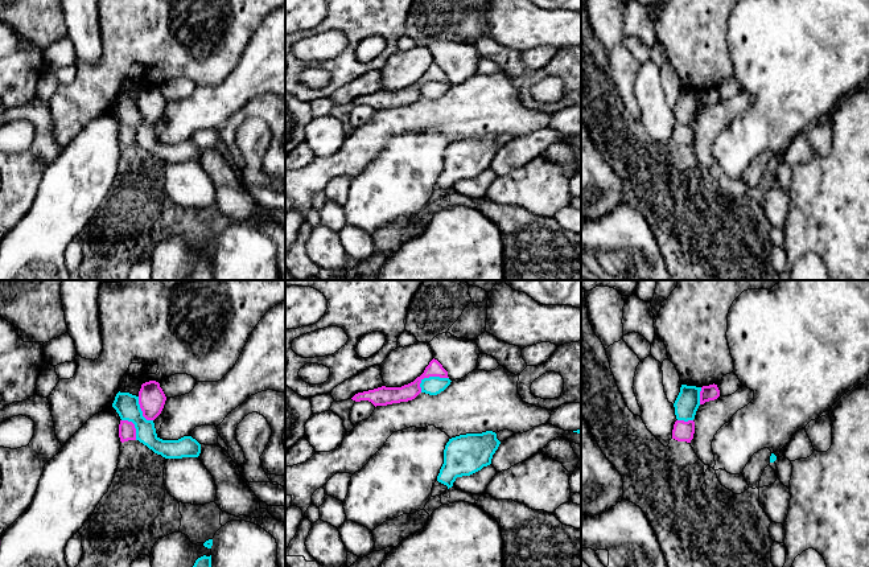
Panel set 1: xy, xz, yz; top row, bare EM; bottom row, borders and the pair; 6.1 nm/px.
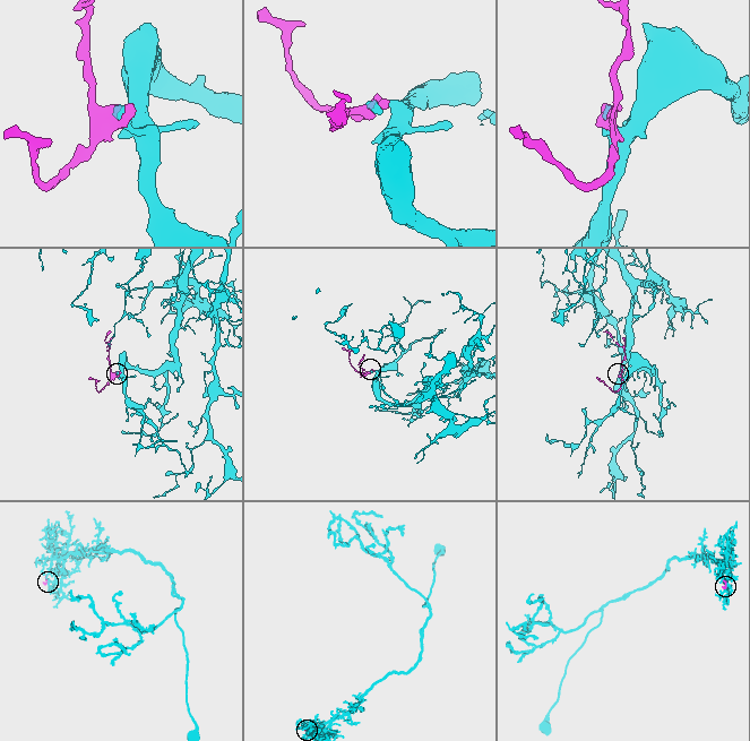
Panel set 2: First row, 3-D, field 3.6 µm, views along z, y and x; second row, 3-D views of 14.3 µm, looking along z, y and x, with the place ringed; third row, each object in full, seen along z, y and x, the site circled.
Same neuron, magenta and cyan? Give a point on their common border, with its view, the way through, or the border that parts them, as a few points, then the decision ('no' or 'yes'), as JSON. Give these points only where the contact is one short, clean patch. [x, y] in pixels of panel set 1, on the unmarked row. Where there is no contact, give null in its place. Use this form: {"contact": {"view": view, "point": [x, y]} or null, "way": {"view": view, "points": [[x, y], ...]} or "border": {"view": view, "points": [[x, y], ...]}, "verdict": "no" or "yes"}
{"contact": {"view": "xz", "point": [429, 79]}, "border": {"view": "xz", "points": [[448, 81], [425, 81], [420, 87], [420, 95]]}, "verdict": "no"}

